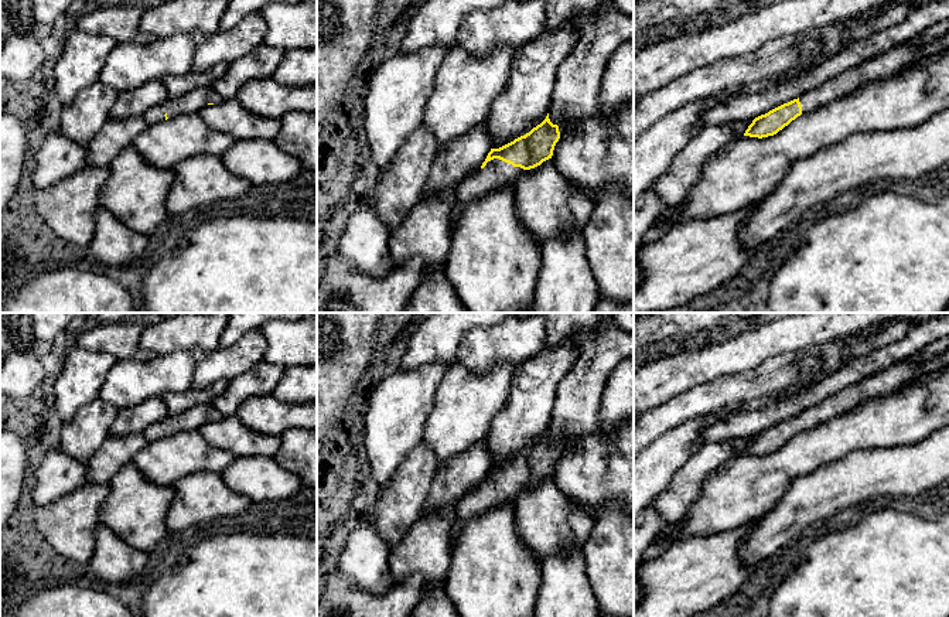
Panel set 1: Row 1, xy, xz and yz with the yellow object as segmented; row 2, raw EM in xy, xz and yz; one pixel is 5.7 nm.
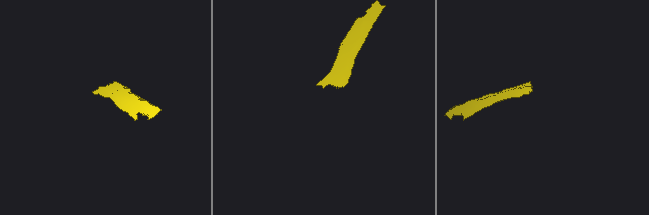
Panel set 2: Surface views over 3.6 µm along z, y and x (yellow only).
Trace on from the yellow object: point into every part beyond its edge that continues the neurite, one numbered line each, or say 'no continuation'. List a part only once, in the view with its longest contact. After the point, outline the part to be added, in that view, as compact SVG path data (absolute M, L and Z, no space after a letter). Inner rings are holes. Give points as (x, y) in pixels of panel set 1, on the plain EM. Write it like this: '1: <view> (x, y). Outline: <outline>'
1: xz (497, 491). Outline: M494 475L488 478L484 485L472 488L457 505L457 519L453 525L453 536L458 536L468 521L495 507L509 505L513 508L522 491L523 485L513 484L499 475Z

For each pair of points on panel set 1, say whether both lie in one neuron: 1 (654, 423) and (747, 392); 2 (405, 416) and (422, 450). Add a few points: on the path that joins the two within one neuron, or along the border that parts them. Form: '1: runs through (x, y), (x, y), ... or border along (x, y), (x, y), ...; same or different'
1: runs through (676, 411), (724, 392); same
2: border along (423, 439), (398, 469); different

